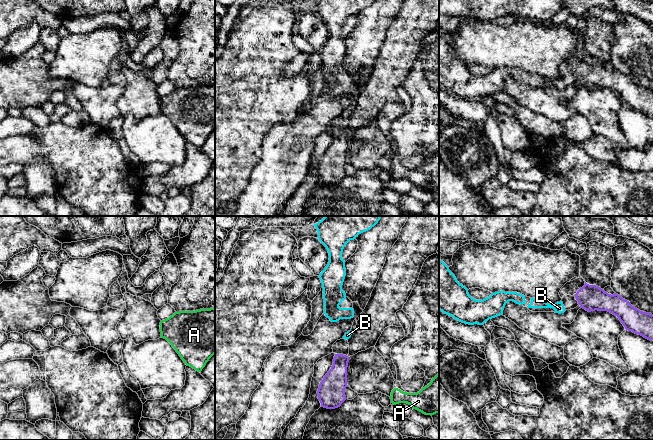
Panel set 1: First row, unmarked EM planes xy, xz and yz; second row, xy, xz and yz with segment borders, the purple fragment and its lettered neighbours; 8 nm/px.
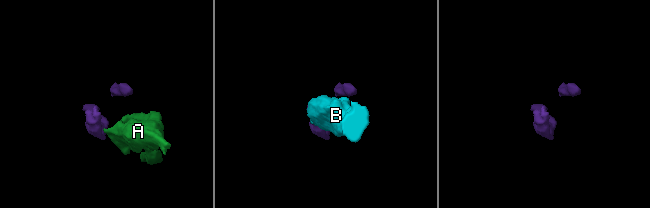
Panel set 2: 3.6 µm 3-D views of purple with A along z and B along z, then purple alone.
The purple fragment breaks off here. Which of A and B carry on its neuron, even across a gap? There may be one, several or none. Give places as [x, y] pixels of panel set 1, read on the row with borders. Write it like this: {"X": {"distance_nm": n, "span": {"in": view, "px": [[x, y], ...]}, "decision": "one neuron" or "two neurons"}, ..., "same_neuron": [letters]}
{"A": {"distance_nm": 360, "span": {"in": "xz", "px": [[347, 385], [390, 396]]}, "decision": "two neurons"}, "B": {"distance_nm": 110, "span": {"in": "yz", "px": [[575, 297], [562, 302]]}, "decision": "one neuron"}, "same_neuron": ["B"]}

